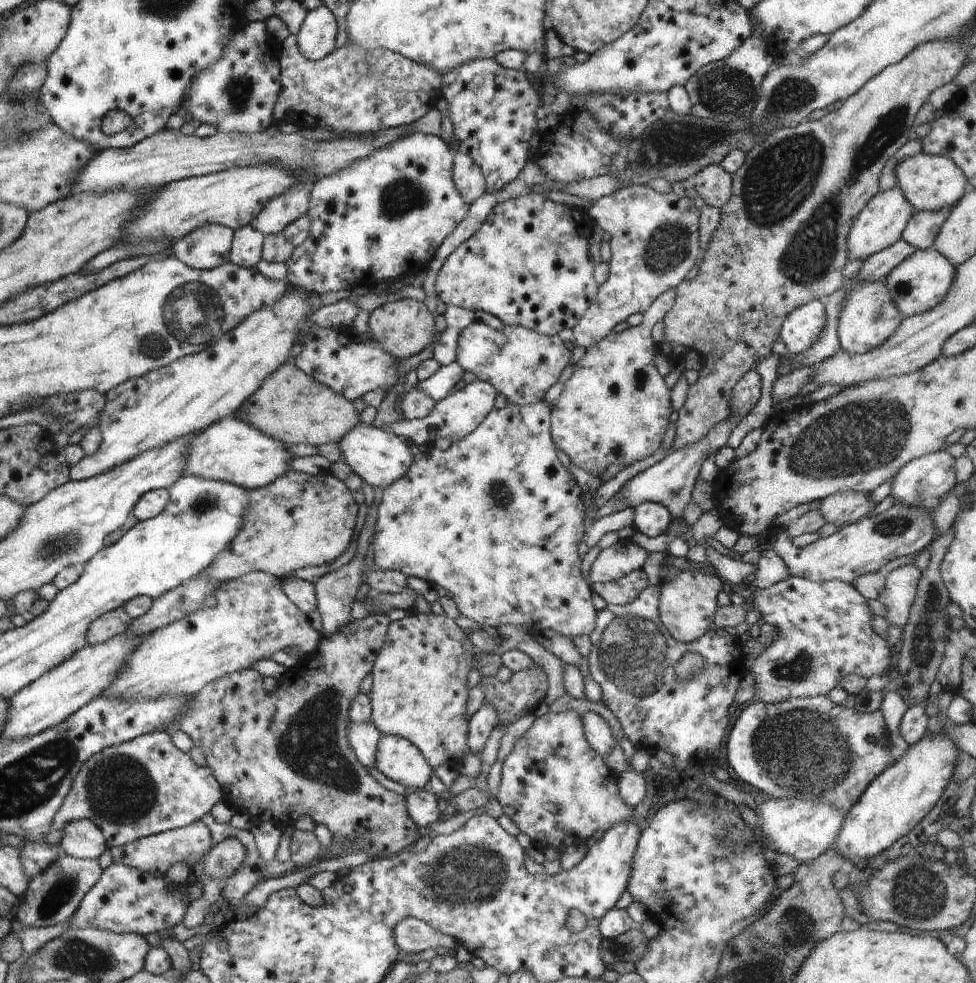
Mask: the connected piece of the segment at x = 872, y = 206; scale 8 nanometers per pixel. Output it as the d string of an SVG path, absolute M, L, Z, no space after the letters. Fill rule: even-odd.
M898 188L876 193L855 218L847 236L847 258L863 262L874 253L880 252L902 239L903 230L912 218L913 206Z

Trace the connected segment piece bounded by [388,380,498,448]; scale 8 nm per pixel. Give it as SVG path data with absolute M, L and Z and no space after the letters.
M476 381L467 384L461 390L448 393L442 400L436 403L432 412L424 418L408 420L402 418L391 424L394 434L405 441L410 441L419 447L425 447L432 444L437 439L446 439L450 442L456 442L466 438L476 427L486 418L486 415L494 409L494 403L497 397L496 389L486 381Z

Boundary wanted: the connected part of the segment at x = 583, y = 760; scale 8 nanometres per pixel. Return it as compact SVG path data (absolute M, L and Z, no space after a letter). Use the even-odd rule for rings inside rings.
M565 708L561 713L550 711L536 717L532 727L504 761L497 793L503 814L513 820L520 832L530 836L531 842L541 849L562 849L567 841L588 840L596 830L607 831L612 825L631 817L633 809L620 798L616 775L606 761L591 750L581 718L575 711Z

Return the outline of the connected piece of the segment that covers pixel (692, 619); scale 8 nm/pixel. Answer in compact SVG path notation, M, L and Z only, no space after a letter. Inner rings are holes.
M679 572L679 574L660 583L660 596L658 603L658 612L662 624L667 632L681 643L689 643L700 640L701 636L714 624L715 612L719 607L716 603L718 592L722 590L724 582L718 576L705 576L701 573Z

